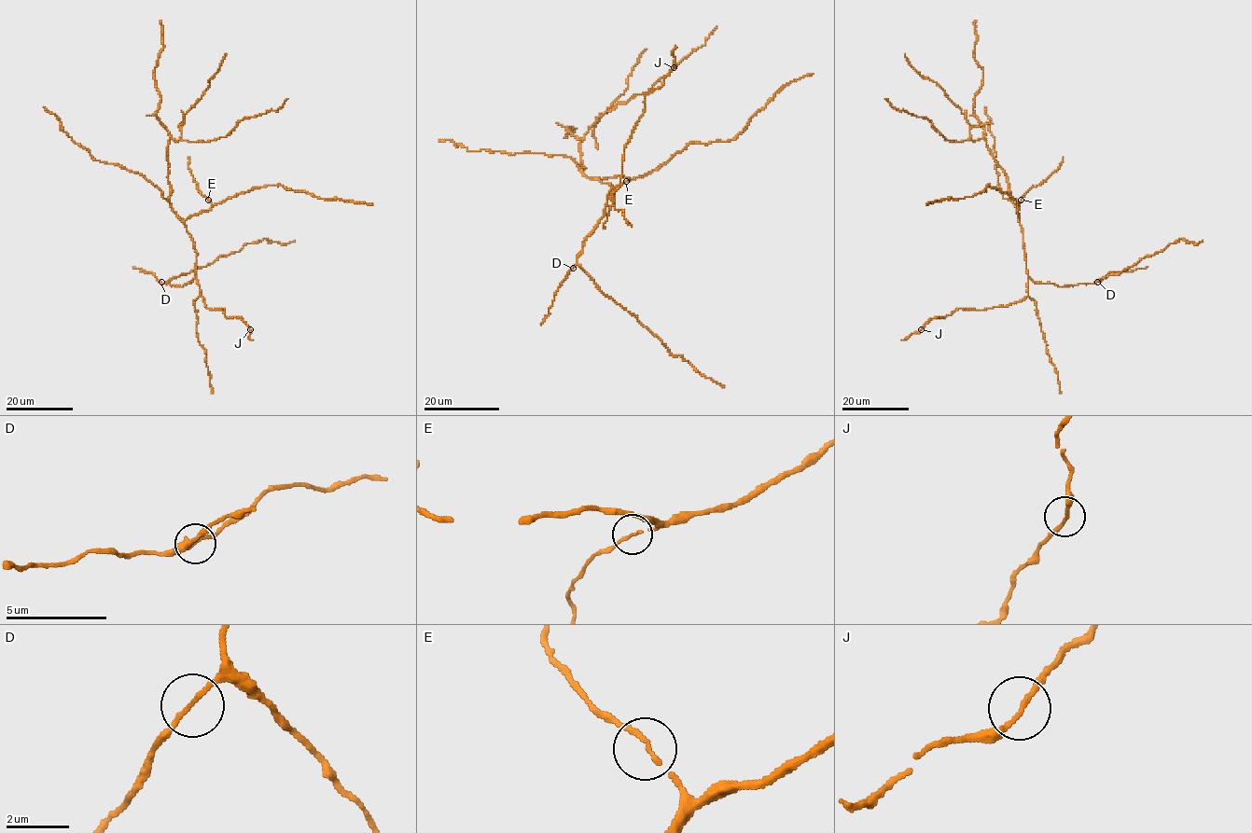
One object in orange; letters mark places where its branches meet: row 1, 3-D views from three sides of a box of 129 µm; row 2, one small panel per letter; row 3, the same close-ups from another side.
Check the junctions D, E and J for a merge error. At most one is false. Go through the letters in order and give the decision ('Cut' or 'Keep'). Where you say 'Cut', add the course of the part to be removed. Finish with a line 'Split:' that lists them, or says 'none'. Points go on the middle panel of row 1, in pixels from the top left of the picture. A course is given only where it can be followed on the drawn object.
D: Keep
E: Keep
J: Keep
Split: none

